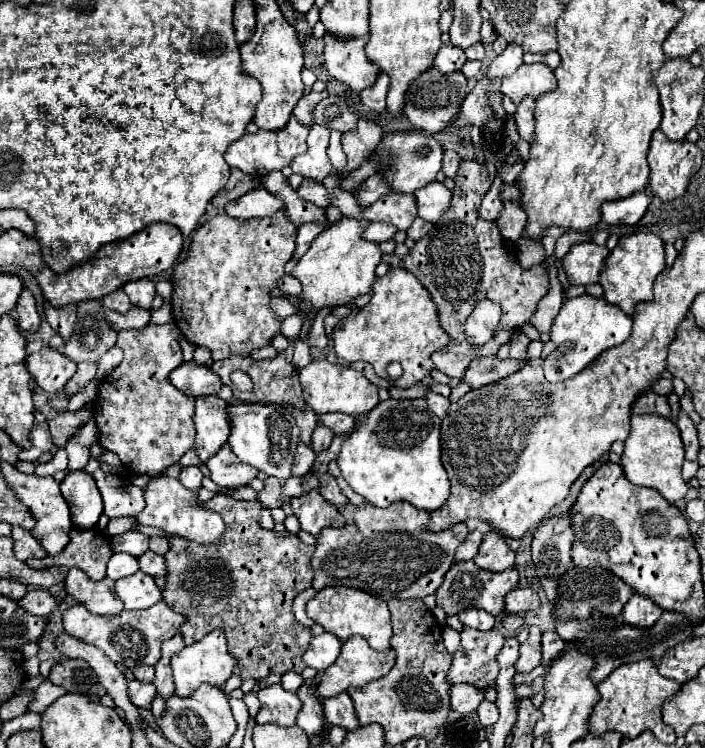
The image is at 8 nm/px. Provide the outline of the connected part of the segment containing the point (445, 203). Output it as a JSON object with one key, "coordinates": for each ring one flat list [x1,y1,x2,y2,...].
{"coordinates":[[431,182,421,190,415,190,419,216,427,222,437,222,451,206,451,190,441,182]]}

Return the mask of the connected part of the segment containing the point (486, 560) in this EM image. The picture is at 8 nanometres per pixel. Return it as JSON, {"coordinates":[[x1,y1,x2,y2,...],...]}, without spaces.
{"coordinates":[[487,532,473,562,489,572,505,572,515,566,515,552,507,546,501,534]]}

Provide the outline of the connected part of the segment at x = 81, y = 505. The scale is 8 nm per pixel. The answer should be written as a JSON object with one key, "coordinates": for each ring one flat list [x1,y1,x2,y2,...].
{"coordinates":[[85,470,67,472,65,480,61,482,61,494,69,502,75,528,89,530,97,526,99,516,103,514,103,498,91,474]]}

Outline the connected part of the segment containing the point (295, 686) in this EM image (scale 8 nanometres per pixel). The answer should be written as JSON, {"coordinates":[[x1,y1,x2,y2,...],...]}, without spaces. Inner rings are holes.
{"coordinates":[[285,672,281,684,283,684,283,688,287,688,291,692,297,692,301,688,301,684,303,684,303,678,299,674,295,674,295,672]]}

